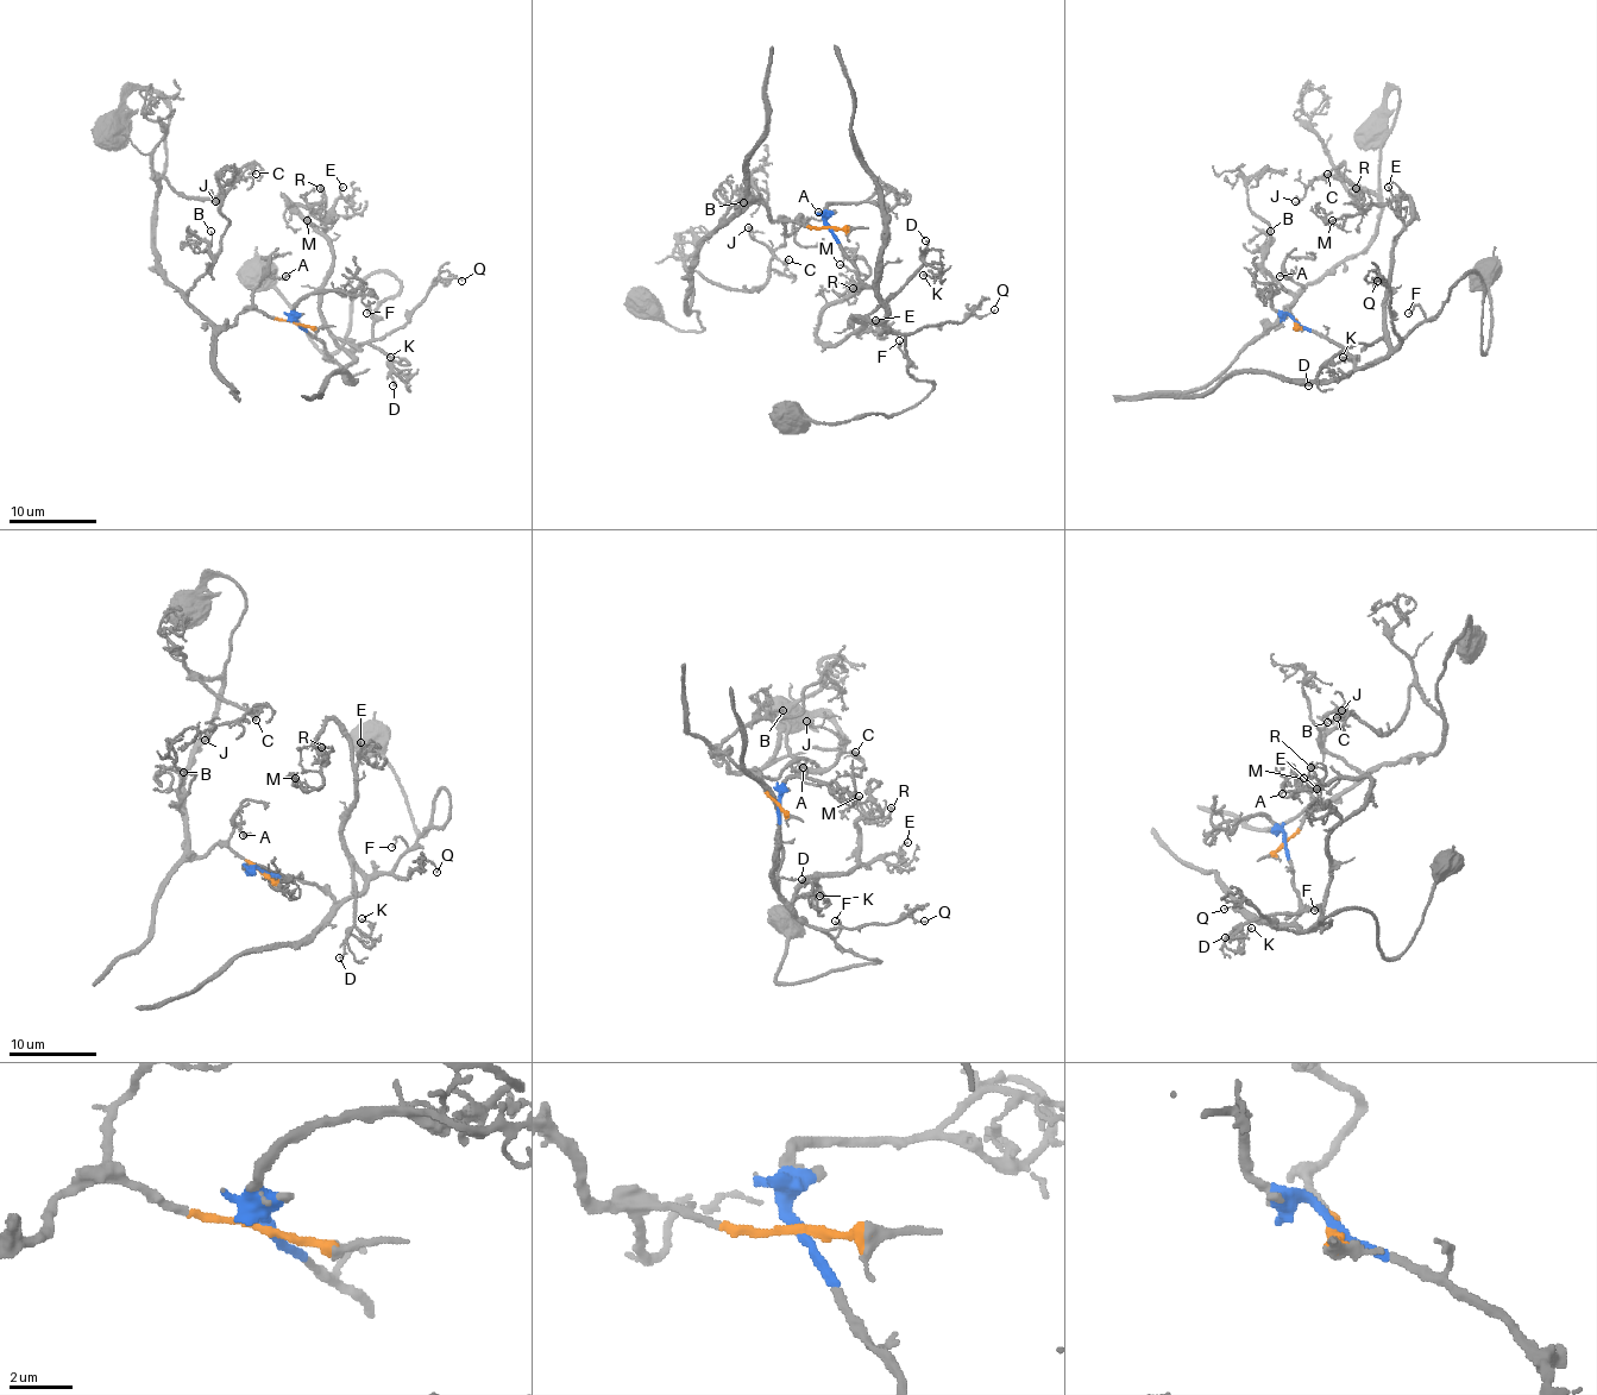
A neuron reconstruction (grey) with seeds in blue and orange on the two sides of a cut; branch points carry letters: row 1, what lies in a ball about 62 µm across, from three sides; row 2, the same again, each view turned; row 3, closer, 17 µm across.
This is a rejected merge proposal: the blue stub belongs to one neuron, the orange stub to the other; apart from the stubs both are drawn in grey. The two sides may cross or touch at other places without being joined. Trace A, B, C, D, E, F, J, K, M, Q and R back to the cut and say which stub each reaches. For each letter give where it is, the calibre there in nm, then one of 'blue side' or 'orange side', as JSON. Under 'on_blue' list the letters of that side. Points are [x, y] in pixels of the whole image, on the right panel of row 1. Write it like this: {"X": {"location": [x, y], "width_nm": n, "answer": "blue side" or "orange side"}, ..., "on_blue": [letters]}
{"A": {"location": [1280, 276], "width_nm": 140, "answer": "orange side"}, "B": {"location": [1270, 231], "width_nm": 140, "answer": "orange side"}, "C": {"location": [1327, 174], "width_nm": 280, "answer": "orange side"}, "D": {"location": [1308, 385], "width_nm": 120, "answer": "blue side"}, "E": {"location": [1388, 187], "width_nm": 140, "answer": "blue side"}, "F": {"location": [1408, 313], "width_nm": 120, "answer": "blue side"}, "J": {"location": [1295, 201], "width_nm": 240, "answer": "orange side"}, "K": {"location": [1343, 357], "width_nm": 130, "answer": "blue side"}, "M": {"location": [1332, 220], "width_nm": 110, "answer": "blue side"}, "Q": {"location": [1377, 281], "width_nm": 100, "answer": "blue side"}, "R": {"location": [1356, 188], "width_nm": 160, "answer": "blue side"}, "on_blue": ["D", "E", "F", "K", "M", "Q", "R"]}

